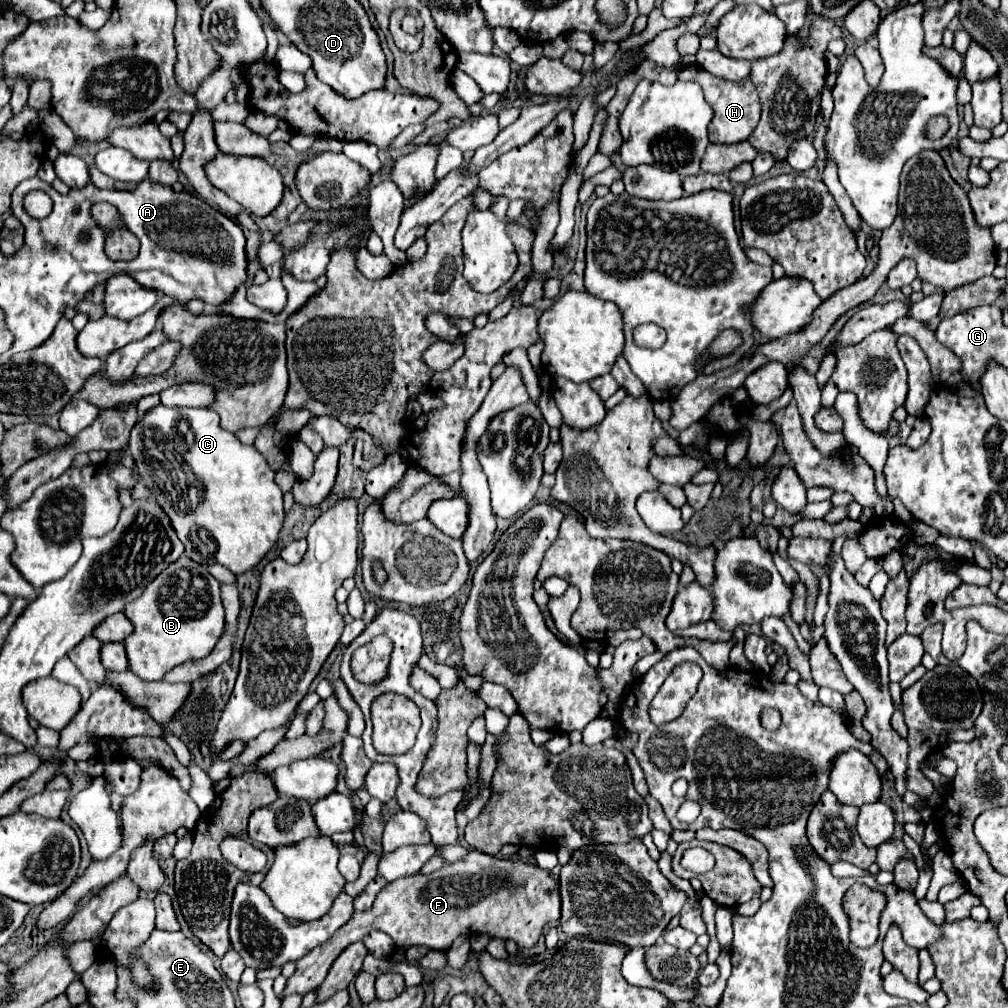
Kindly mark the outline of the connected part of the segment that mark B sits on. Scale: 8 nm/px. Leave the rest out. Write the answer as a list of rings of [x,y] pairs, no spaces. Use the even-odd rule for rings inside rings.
[[[186,555],[168,565],[142,597],[126,605],[124,613],[134,625],[134,633],[124,641],[130,671],[144,681],[160,681],[176,665],[206,657],[220,641],[224,627],[220,583],[208,573],[206,565],[194,563]]]

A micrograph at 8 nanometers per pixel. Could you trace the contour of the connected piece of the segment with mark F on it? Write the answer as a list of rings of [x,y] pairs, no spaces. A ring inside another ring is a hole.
[[[474,849],[466,859],[458,863],[446,863],[442,869],[430,875],[400,877],[400,881],[388,883],[376,897],[370,911],[354,911],[348,923],[334,933],[330,941],[312,949],[296,965],[296,973],[288,979],[286,991],[280,999],[290,993],[308,993],[318,987],[334,959],[344,947],[360,941],[368,927],[380,929],[394,939],[396,945],[416,947],[424,945],[436,951],[448,951],[460,935],[472,937],[484,933],[488,937],[512,939],[520,949],[534,947],[546,923],[560,919],[560,881],[536,865],[512,859],[488,857],[486,853],[476,853]]]

